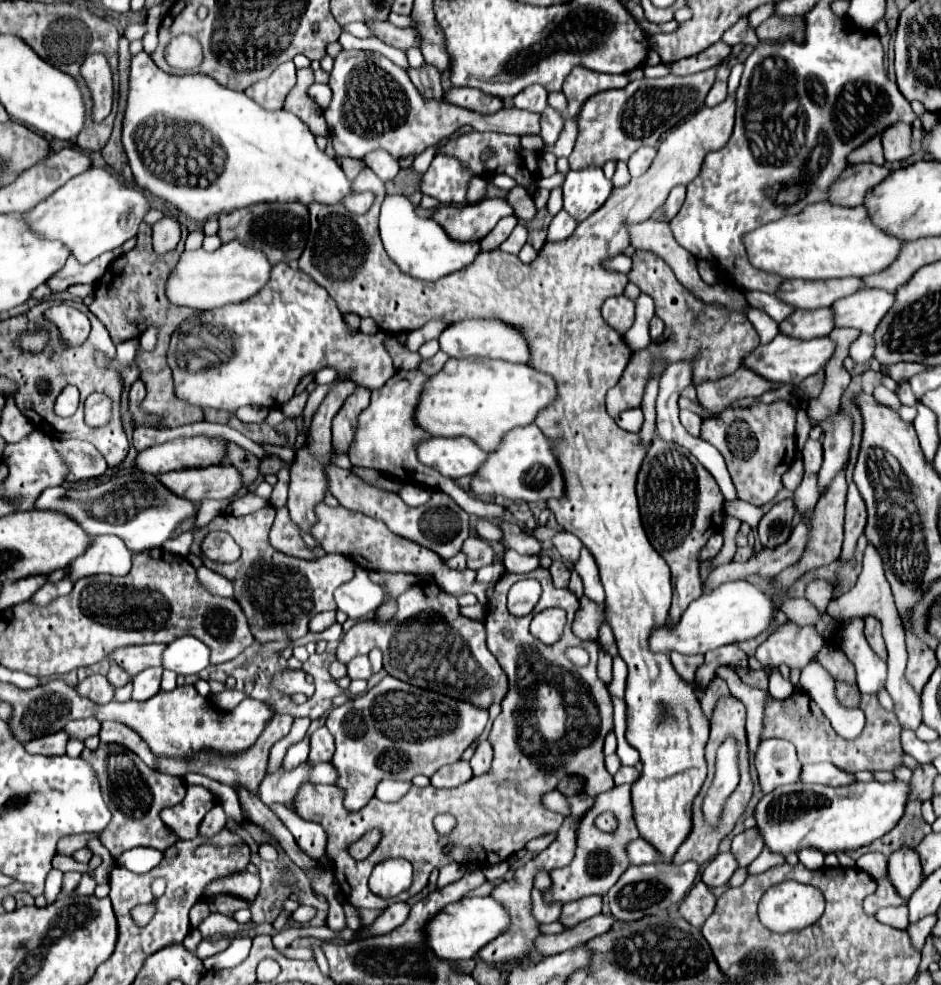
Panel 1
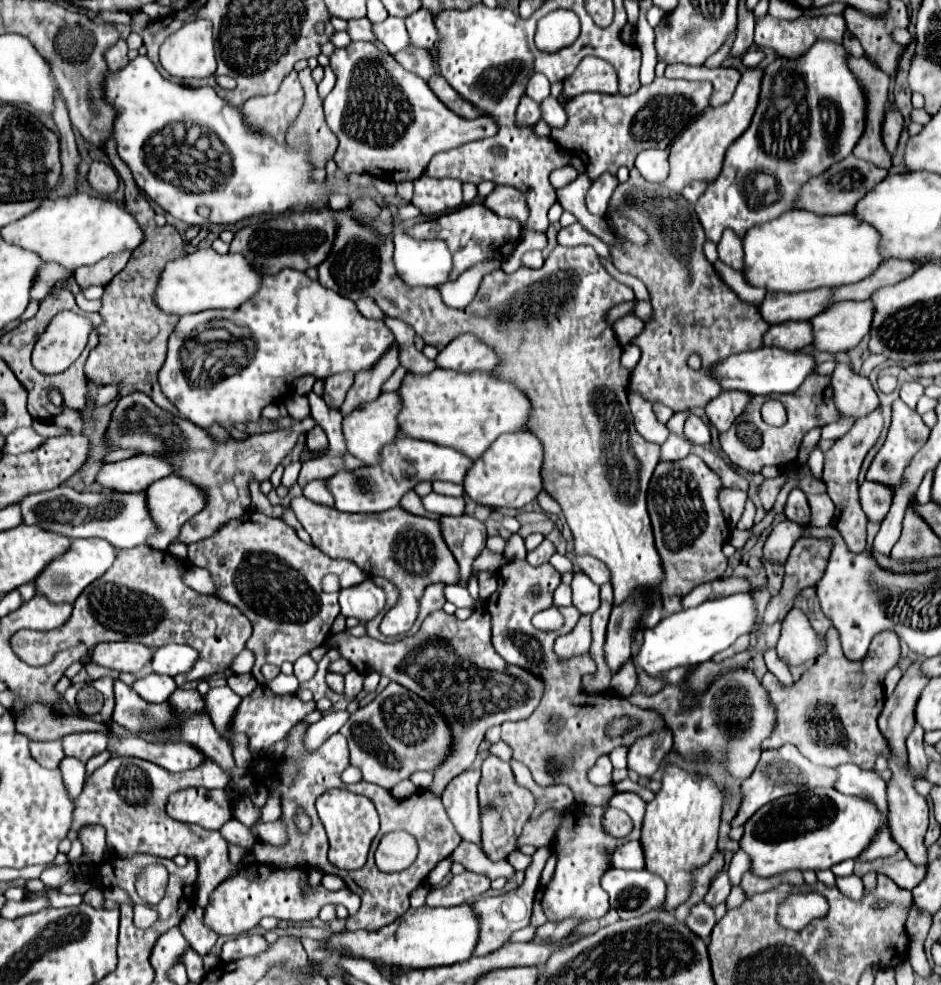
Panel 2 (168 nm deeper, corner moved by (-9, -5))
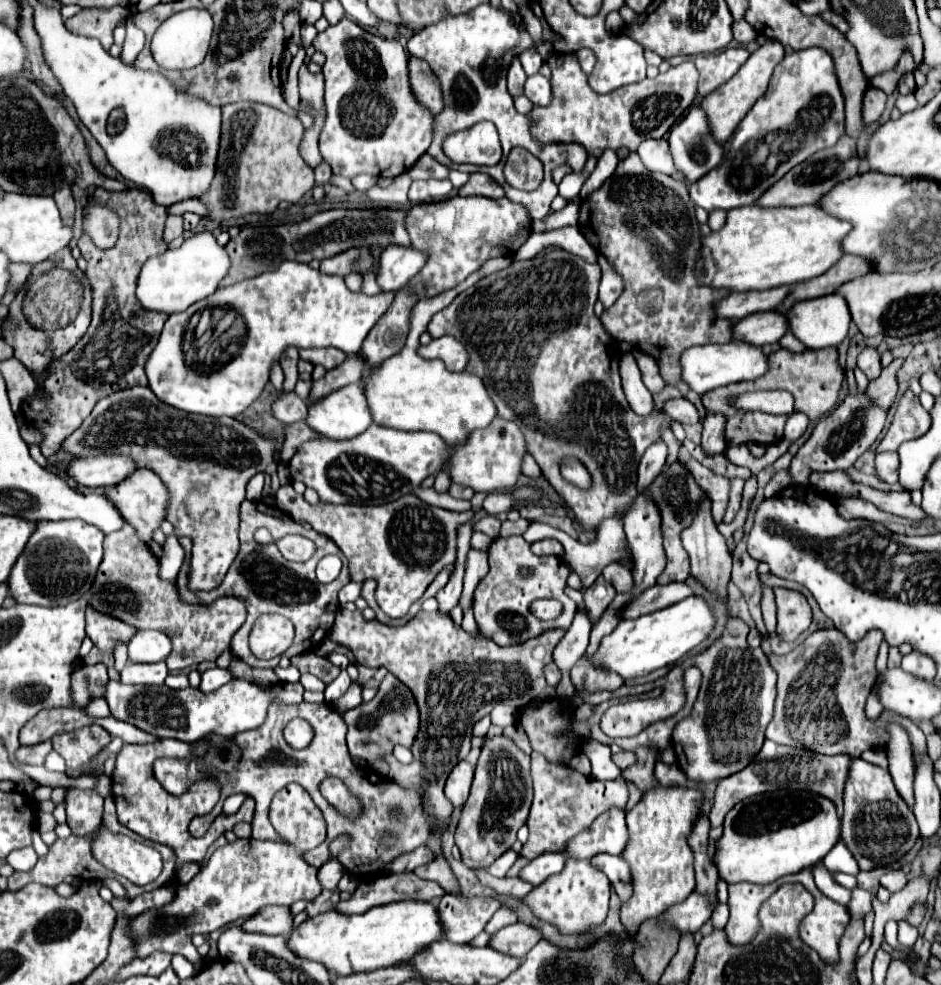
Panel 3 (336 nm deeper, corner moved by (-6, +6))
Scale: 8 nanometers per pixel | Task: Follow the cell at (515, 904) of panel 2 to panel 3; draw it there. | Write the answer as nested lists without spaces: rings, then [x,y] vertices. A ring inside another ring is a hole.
[[[443,895],[437,903],[437,913],[445,929],[445,939],[451,943],[469,943],[485,929],[499,907],[501,905],[495,899]]]

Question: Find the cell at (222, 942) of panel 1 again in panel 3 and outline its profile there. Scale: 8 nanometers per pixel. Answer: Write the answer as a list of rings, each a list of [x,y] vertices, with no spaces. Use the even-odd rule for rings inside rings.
[[[265,907],[259,909],[253,917],[245,919],[243,923],[245,931],[251,933],[265,933],[265,935],[289,935],[293,931],[293,913],[291,907]]]

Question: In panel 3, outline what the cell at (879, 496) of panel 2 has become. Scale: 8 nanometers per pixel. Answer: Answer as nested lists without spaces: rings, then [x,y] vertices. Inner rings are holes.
[[[897,451],[879,453],[875,459],[875,465],[877,465],[877,475],[883,481],[897,483],[897,477],[899,477],[899,455],[897,455]]]

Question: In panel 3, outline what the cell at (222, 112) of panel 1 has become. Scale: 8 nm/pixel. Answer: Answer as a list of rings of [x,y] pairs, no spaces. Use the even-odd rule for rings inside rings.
[[[43,1],[33,3],[33,19],[49,69],[77,107],[79,119],[105,149],[107,161],[125,179],[145,187],[163,207],[199,197],[209,189],[221,135],[219,107],[183,95],[161,73],[125,65],[119,57],[111,57],[97,39],[67,31],[61,13]],[[115,107],[125,111],[127,127],[119,135],[109,135],[107,117]]]

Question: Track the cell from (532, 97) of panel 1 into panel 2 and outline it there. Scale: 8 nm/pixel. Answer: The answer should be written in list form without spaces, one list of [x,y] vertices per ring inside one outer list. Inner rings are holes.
[[[534,74],[532,80],[528,82],[528,88],[526,88],[526,94],[536,102],[536,104],[542,104],[542,100],[546,100],[550,96],[550,82],[546,76],[540,76],[540,74]]]

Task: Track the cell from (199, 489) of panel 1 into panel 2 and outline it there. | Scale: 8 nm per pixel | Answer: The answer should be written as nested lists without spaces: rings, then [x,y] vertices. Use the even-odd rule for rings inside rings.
[[[168,476],[168,478],[156,480],[154,484],[148,486],[146,492],[148,492],[148,508],[152,508],[152,520],[160,524],[160,536],[152,536],[148,544],[158,550],[166,550],[168,544],[178,536],[180,526],[186,520],[190,520],[194,514],[202,512],[206,506],[206,492],[182,476]]]

